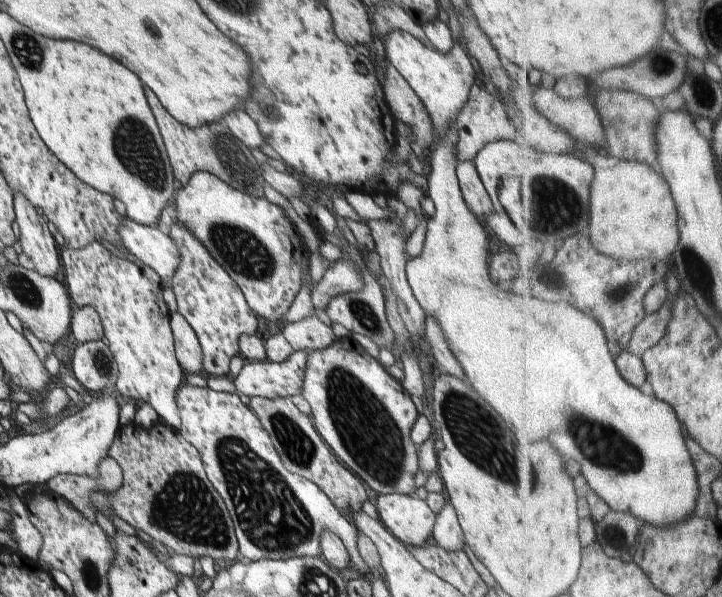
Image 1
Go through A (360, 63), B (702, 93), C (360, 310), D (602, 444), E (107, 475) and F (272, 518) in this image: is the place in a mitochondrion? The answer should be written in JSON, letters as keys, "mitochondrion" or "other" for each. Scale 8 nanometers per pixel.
{"A":"other","B":"mitochondrion","C":"mitochondrion","D":"mitochondrion","E":"other","F":"mitochondrion"}

